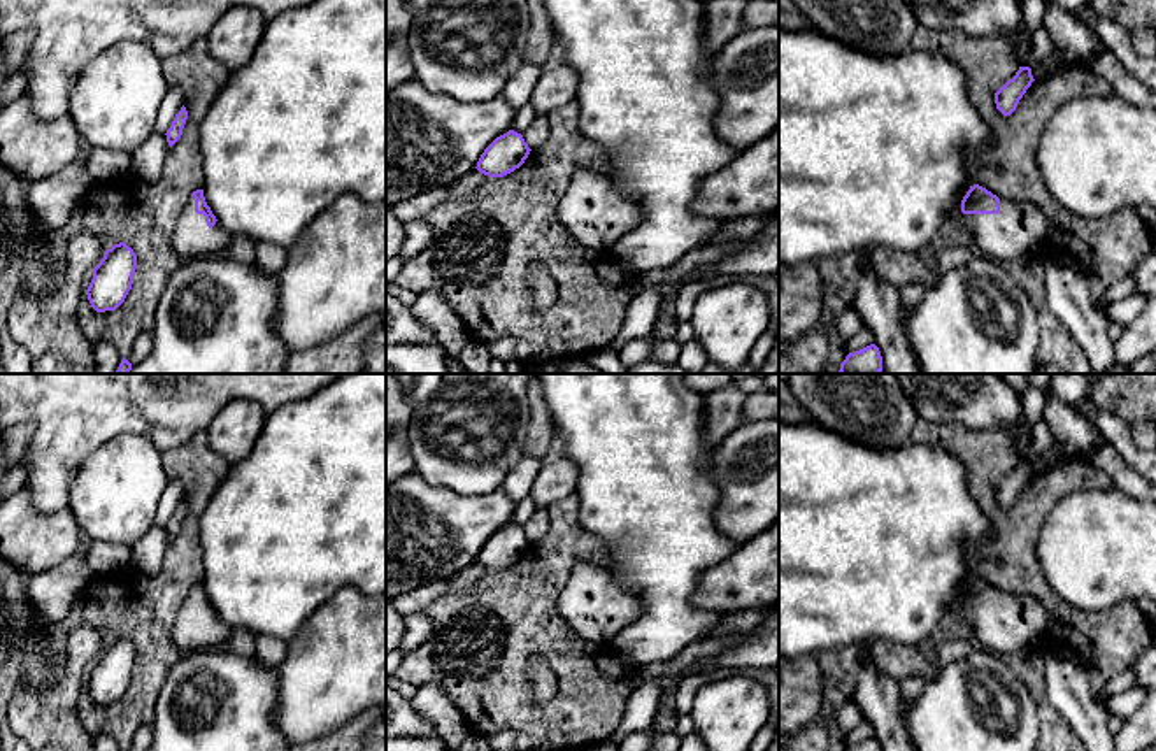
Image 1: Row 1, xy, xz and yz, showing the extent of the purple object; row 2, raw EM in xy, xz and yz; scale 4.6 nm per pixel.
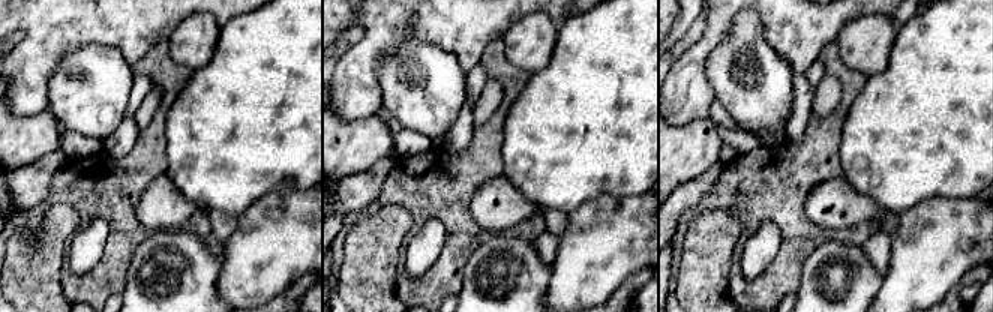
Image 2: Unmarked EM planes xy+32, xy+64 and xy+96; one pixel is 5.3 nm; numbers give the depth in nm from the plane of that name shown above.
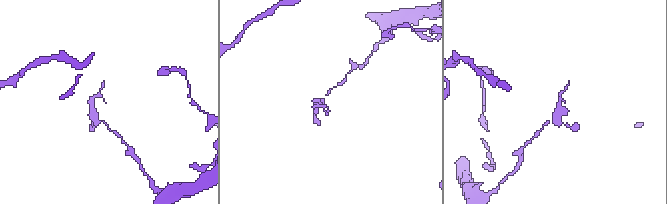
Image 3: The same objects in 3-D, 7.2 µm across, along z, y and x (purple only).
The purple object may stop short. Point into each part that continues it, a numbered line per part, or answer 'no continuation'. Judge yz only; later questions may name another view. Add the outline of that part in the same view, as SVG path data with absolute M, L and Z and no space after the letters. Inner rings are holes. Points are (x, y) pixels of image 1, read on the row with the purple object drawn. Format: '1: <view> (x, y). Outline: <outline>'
1: yz (1020, 227). Outline: M1000 198L998 205L998 214L960 214L981 254L1002 263L1042 246L1047 219L1031 202Z

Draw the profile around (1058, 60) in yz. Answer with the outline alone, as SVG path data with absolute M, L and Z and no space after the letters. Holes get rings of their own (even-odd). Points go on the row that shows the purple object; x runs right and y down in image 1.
M1054 47L1040 65L1031 68L1031 75L1033 79L1042 79L1075 63L1079 63L1079 60L1074 54Z

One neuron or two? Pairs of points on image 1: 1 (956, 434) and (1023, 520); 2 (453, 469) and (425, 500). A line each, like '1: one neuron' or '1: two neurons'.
1: one neuron
2: two neurons

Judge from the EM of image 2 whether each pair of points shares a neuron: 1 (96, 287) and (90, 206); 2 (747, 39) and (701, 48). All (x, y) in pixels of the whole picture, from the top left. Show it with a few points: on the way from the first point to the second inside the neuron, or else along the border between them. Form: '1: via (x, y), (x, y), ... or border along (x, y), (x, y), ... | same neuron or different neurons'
1: via (114, 264), (117, 257), (117, 224), (113, 219) | same neuron
2: border along (735, 15), (729, 35), (707, 59), (710, 80) | different neurons

